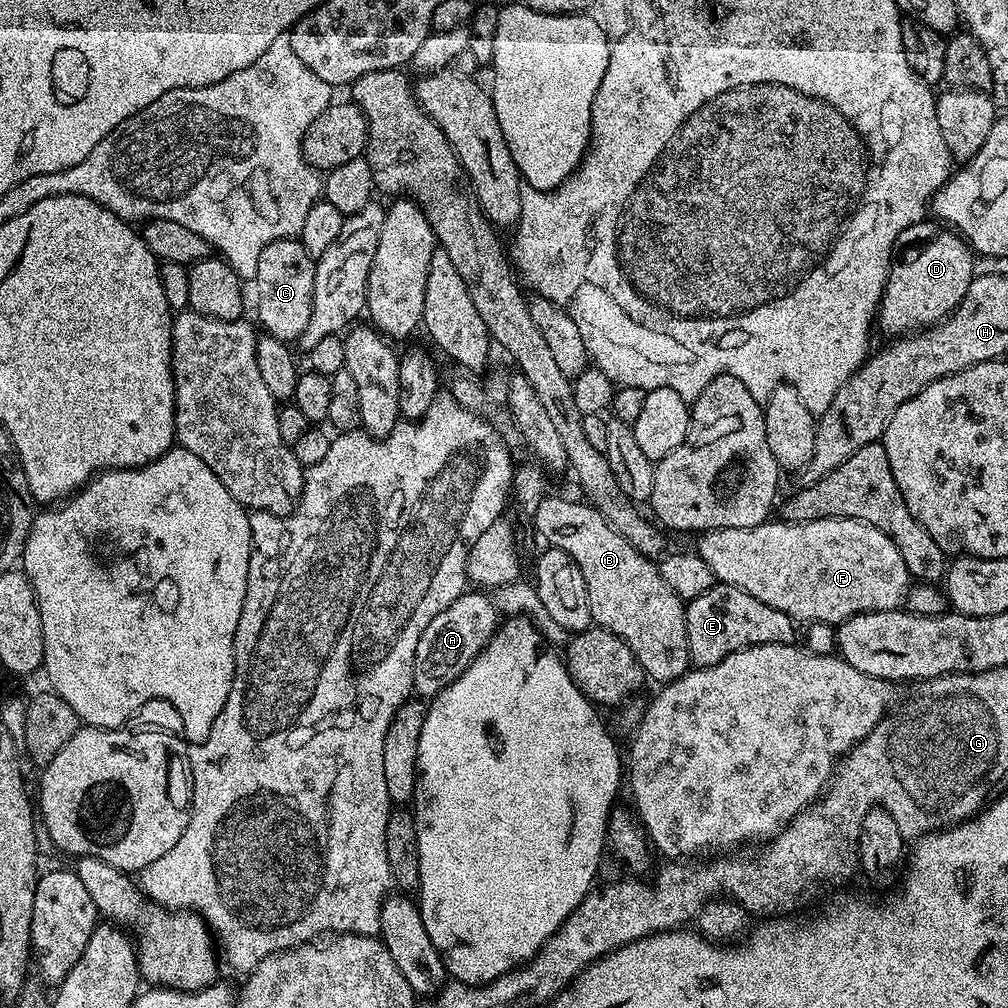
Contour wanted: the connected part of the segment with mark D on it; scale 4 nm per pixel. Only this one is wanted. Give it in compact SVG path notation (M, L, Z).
M932 218L902 230L892 247L892 265L878 309L878 328L888 338L915 334L946 319L960 305L974 275L974 253L959 232Z

